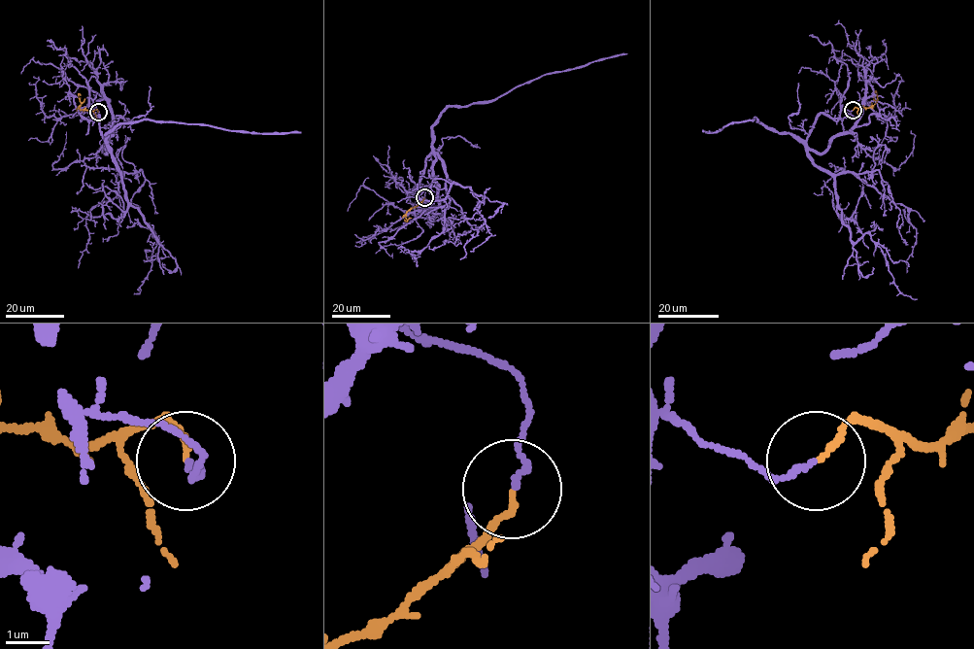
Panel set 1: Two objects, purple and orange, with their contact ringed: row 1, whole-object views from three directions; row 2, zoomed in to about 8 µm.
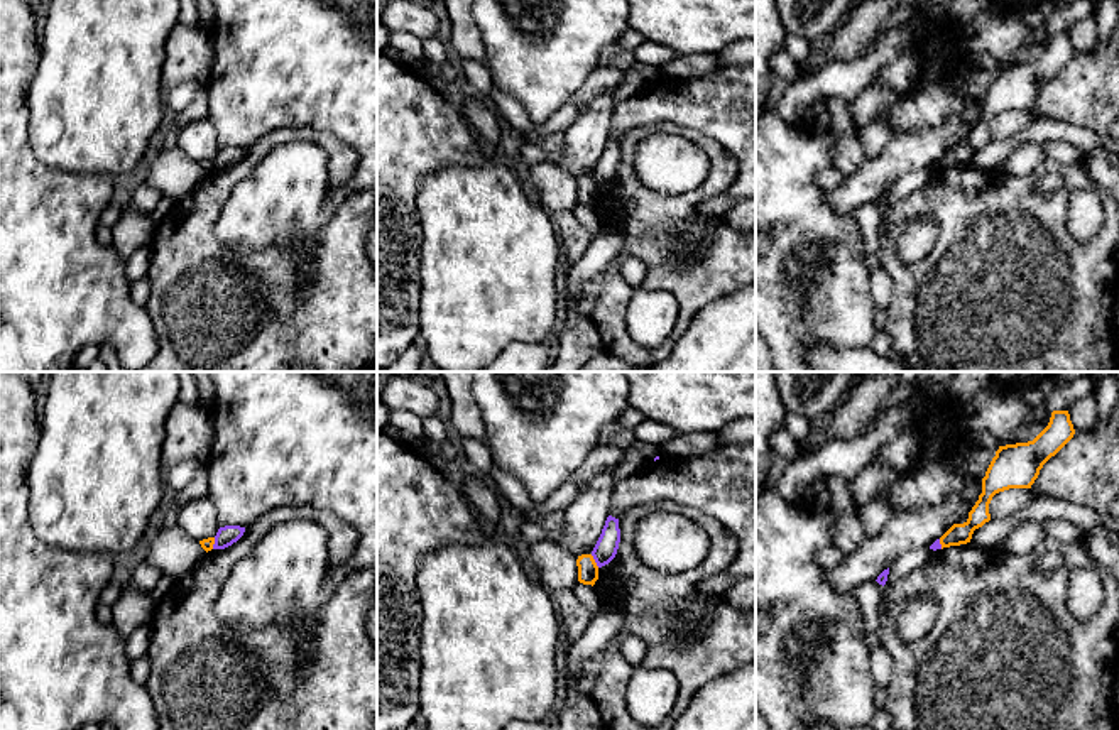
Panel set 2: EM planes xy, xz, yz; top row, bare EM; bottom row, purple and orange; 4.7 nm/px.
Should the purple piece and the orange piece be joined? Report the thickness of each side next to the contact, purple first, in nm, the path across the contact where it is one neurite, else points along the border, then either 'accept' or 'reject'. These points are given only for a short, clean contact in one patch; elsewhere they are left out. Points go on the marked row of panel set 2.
110 nm thick on the purple side, 100 nm on the other; border along xz (590, 555), (599, 566); reject

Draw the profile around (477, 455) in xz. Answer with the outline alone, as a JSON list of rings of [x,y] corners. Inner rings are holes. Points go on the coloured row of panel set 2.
[[[473,438],[461,439],[465,466],[473,473],[490,473],[494,466],[492,451],[487,443]]]

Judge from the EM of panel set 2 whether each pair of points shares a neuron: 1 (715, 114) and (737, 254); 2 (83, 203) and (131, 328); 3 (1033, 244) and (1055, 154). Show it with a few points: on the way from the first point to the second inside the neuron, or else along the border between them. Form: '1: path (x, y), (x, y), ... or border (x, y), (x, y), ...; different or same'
1: border (736, 179), (725, 190), (707, 196), (695, 212); different
2: path (83, 234), (83, 281), (100, 298); same
3: border (1048, 159), (1058, 164), (1082, 161); different

